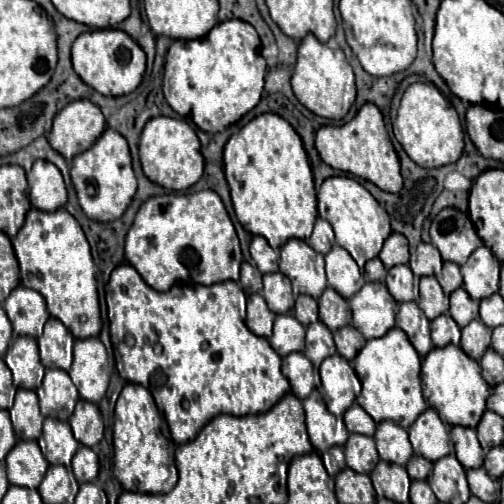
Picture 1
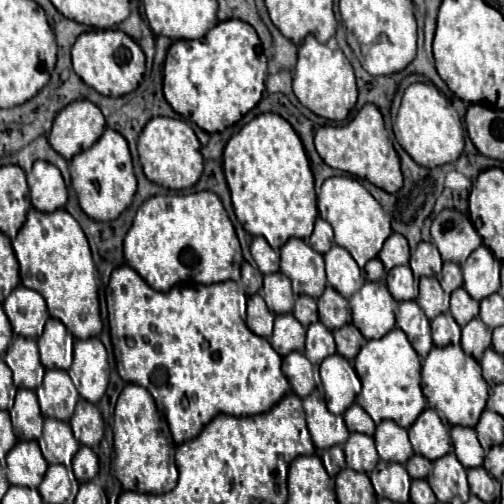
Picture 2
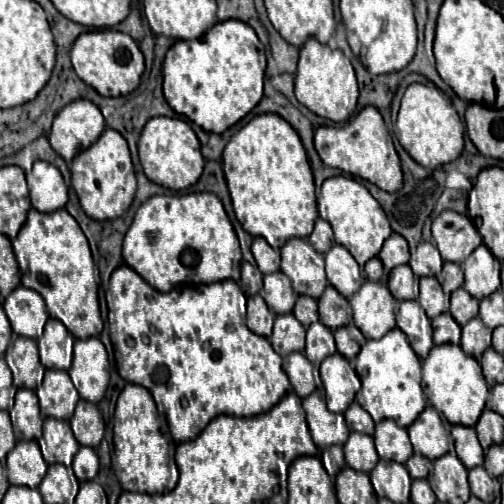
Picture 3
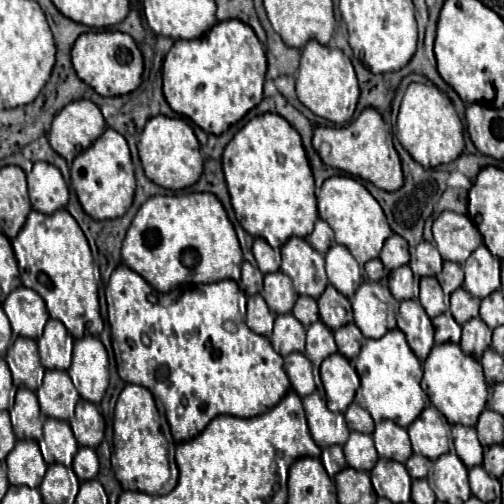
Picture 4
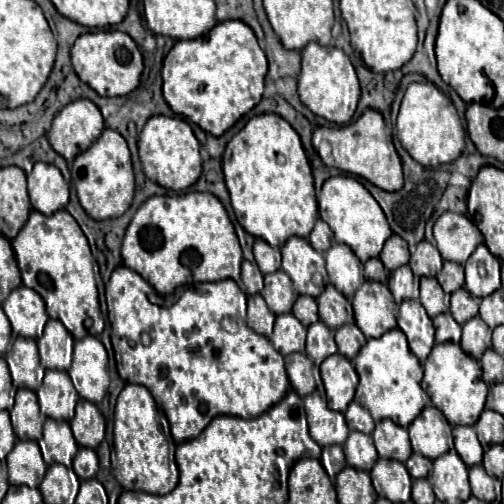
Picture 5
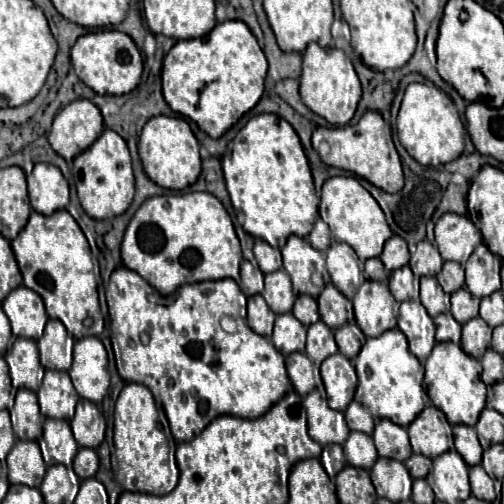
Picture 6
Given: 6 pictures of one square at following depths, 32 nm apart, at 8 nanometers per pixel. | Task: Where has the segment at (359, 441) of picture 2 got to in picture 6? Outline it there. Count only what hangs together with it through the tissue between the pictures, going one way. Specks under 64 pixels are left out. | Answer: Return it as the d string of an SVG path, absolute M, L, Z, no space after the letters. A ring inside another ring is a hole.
M350 432L348 440L344 442L344 456L350 466L370 470L378 458L376 448L372 444L372 436L364 432Z

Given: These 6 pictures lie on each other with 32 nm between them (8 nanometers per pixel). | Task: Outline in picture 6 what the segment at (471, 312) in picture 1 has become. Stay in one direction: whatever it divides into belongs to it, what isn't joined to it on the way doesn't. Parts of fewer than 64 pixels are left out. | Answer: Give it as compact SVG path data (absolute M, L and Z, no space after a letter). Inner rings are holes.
M460 288L452 294L452 316L456 316L460 324L464 324L478 316L478 304L480 300L476 296L472 296L466 288Z

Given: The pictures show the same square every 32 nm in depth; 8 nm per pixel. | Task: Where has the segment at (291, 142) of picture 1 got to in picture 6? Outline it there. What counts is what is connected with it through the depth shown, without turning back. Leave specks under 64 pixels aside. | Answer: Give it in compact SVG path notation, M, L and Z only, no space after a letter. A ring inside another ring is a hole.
M258 114L228 144L221 168L236 220L256 239L282 248L290 234L306 236L318 218L318 196L308 158L294 128L278 114Z

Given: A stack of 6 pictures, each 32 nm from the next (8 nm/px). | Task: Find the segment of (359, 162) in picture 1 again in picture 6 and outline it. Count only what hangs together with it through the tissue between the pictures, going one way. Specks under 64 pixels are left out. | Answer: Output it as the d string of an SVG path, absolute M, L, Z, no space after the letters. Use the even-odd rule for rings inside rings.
M366 112L360 122L338 128L316 128L312 146L326 166L352 172L384 192L400 192L404 188L403 167L394 146L390 126L378 112Z

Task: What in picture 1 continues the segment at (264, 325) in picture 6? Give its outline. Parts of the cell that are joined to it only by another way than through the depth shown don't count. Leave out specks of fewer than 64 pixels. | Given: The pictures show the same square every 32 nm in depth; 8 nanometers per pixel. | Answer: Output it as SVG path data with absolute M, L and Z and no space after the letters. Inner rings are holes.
M252 294L248 296L248 316L246 316L246 324L248 328L256 334L256 336L272 336L274 312L268 310L264 298L260 294Z

